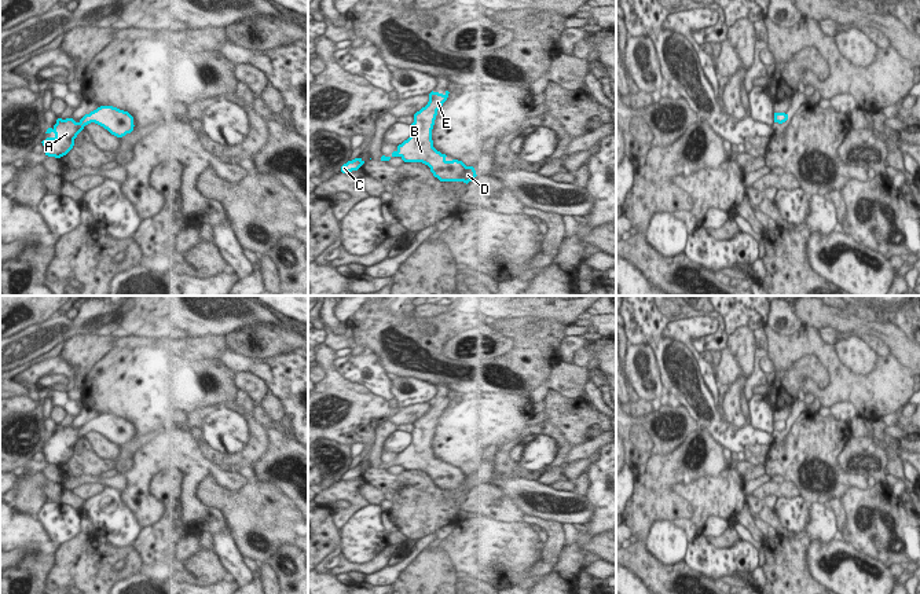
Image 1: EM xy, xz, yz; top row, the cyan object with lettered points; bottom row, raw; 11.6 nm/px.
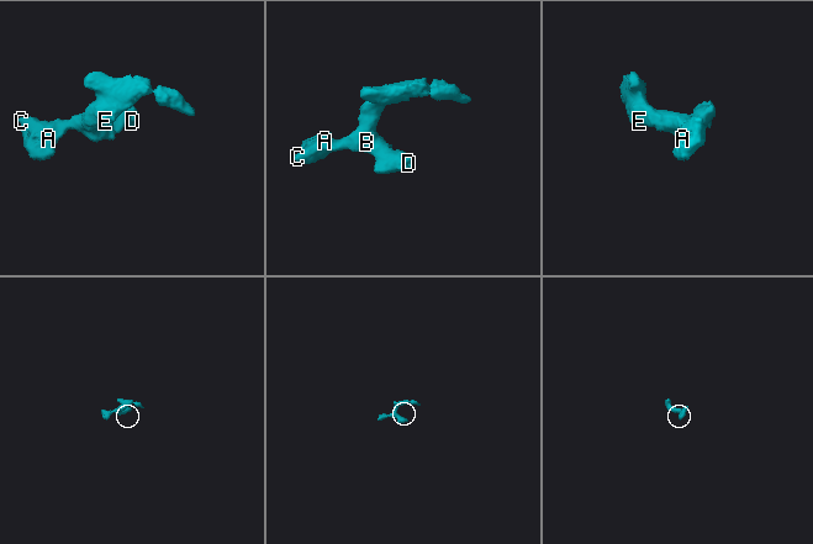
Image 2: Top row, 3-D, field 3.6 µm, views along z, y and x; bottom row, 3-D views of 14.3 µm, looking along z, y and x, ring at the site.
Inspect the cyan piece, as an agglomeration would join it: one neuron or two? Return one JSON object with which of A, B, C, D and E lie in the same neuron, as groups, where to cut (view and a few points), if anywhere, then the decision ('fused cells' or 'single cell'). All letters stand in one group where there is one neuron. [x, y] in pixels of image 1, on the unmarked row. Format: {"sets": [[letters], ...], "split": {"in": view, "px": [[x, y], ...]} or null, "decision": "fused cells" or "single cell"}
{"sets": [["A", "B", "C", "D", "E"]], "split": null, "decision": "single cell"}

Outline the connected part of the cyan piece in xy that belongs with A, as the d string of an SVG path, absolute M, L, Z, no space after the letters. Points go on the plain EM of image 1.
M100 414L89 422L85 422L78 430L73 426L58 426L56 432L45 440L54 440L55 444L41 450L45 456L45 463L55 466L66 463L73 456L77 443L91 430L103 434L117 446L131 441L135 434L133 425L128 419L113 414Z

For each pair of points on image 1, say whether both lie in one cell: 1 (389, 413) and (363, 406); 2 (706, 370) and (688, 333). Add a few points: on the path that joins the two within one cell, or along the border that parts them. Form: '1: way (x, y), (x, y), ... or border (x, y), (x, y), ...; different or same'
1: way (382, 411), (370, 410); same
2: way (700, 360), (689, 343); same

